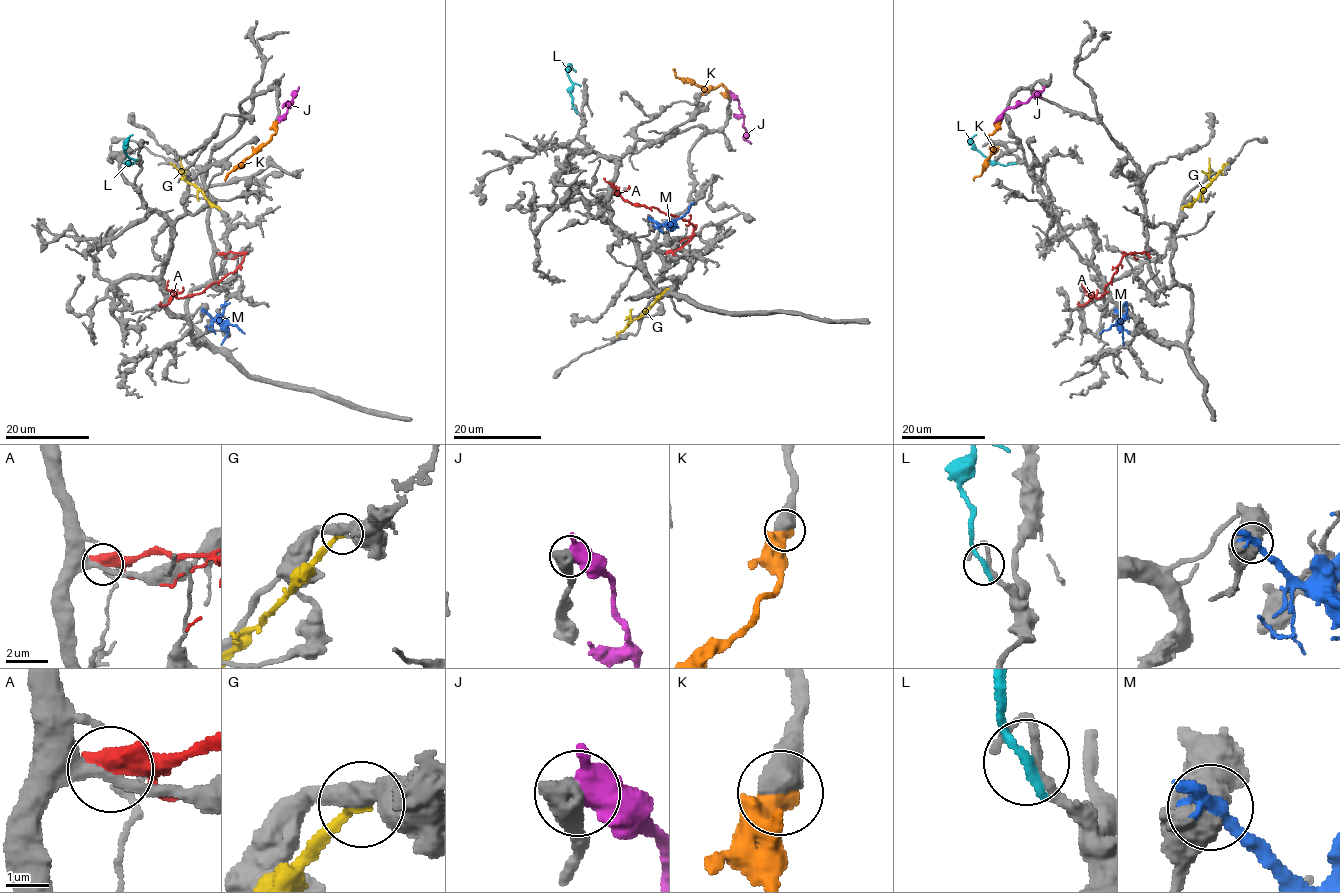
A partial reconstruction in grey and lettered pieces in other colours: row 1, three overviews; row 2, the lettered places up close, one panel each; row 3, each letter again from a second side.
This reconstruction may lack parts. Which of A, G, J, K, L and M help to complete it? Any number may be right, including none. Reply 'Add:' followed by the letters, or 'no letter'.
Add: K

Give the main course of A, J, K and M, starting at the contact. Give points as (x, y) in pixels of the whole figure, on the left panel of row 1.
A: (220, 255), (244, 255), (242, 263), (233, 272), (201, 292), (174, 297), (162, 306), (160, 302)
J: (279, 118), (287, 111), (299, 87)
K: (277, 121), (277, 131), (224, 180)
M: (204, 311), (215, 320), (235, 325), (244, 333)

